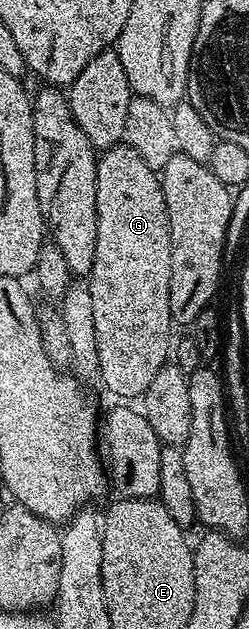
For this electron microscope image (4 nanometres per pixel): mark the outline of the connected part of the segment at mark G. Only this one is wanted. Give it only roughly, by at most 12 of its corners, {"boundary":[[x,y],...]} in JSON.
{"boundary":[[97,162],[87,277],[100,383],[144,397],[171,356],[158,173]]}

